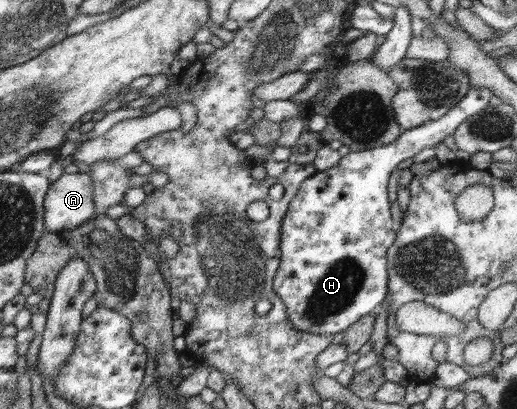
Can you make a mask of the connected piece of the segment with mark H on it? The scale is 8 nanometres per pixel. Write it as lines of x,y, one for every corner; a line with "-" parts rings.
485,87
471,91
440,119
432,120
409,130
403,130
398,140
372,149
351,150
331,169
316,172
305,179
290,200
282,221
282,260
275,273
274,288
288,309
289,320
296,329
315,334
334,335
351,327
356,321
376,312
389,291
389,265
387,253
394,243
394,229
388,203
390,171
404,159
414,158
426,147
436,147
456,128
475,113
482,111
493,93

